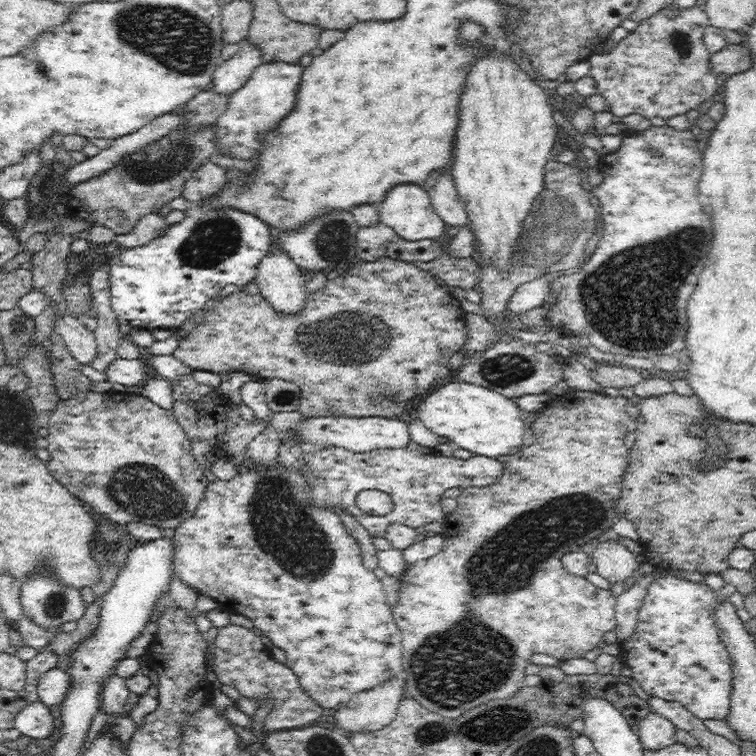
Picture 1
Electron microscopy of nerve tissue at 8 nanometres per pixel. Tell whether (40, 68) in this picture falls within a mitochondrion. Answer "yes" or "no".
yes

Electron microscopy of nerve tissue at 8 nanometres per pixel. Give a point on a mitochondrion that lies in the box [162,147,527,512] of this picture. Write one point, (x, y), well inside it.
(354, 337)

